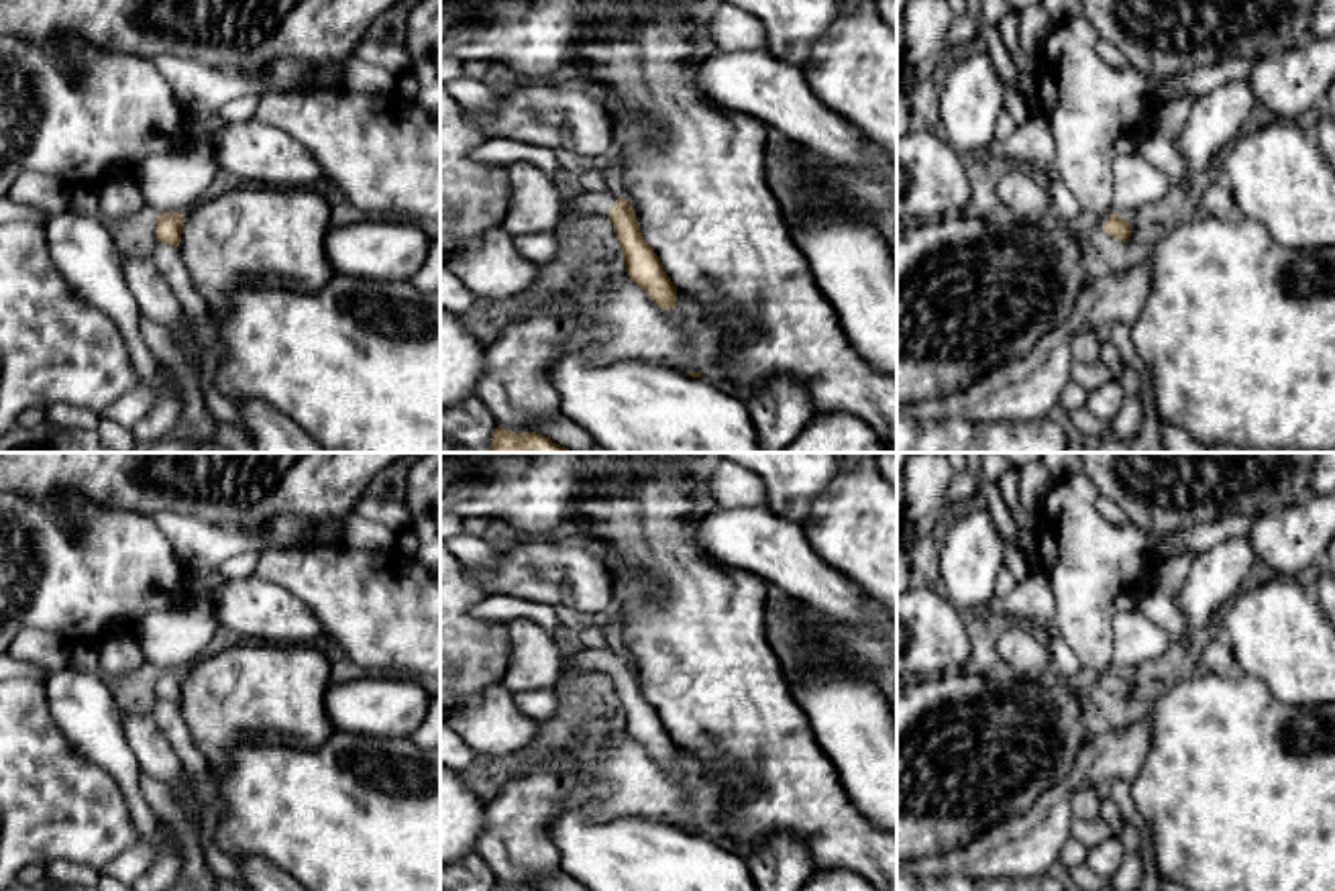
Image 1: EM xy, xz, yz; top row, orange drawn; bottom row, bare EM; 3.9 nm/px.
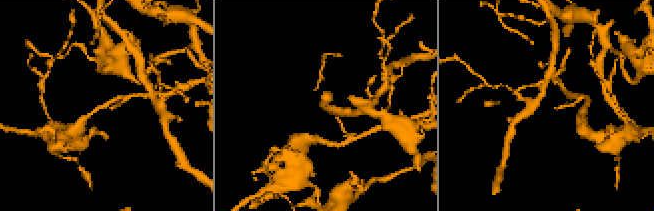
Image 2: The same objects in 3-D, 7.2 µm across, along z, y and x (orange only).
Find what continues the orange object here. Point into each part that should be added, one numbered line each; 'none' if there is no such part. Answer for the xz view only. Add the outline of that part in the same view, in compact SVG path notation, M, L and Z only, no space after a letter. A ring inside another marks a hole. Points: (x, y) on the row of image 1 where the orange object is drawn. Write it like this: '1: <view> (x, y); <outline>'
1: xz (585, 202); M581 190L567 198L567 216L607 216L620 196L611 190Z

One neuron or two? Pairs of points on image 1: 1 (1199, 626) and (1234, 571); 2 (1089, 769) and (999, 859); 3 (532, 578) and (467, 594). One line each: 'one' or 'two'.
1: one
2: one
3: two

